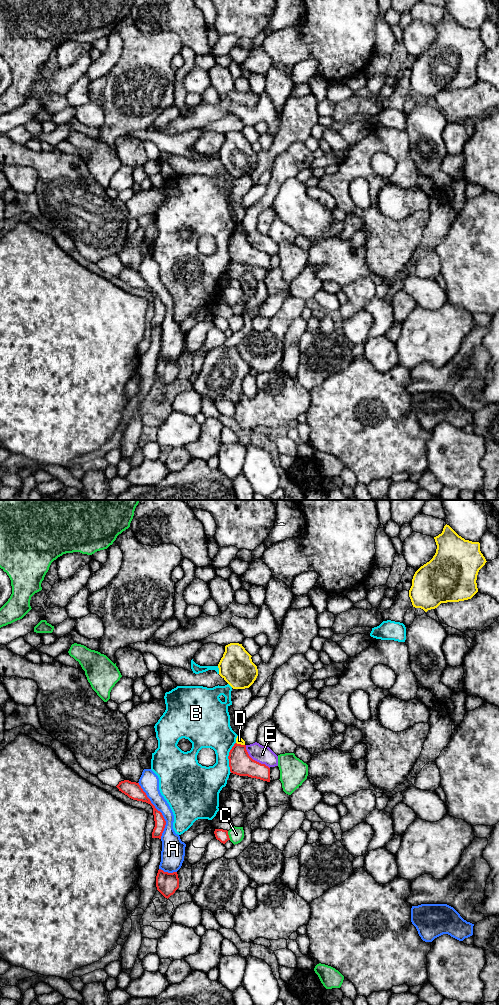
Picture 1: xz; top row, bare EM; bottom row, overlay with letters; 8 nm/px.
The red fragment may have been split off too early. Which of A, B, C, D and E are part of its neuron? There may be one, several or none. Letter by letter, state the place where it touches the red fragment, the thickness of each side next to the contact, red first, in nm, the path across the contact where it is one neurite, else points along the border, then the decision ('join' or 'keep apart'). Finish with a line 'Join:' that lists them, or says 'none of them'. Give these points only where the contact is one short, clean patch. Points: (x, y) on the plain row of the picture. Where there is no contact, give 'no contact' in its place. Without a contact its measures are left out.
A: contact xz (157, 298); calibres 140 and 160 nm; keep apart
B: contact xz (228, 245); calibres 190 and 280 nm; keep apart
C: contact xz (228, 323); calibres 100 and 130 nm; keep apart
D: contact xz (240, 232); calibres 190 and 60 nm; border xz (236, 230), (244, 233); keep apart
E: contact xz (254, 248); calibres 190 and 140 nm; border xz (245, 233), (247, 241), (253, 247), (264, 251), (269, 256); keep apart
Join: none of them

